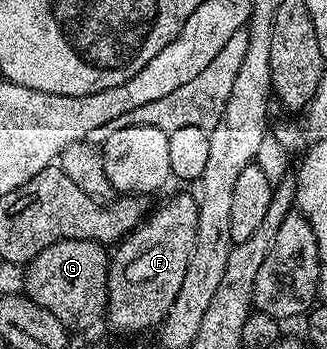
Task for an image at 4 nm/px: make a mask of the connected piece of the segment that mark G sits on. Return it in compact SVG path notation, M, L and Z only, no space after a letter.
M60 240L40 252L24 270L24 286L36 304L48 308L66 325L67 331L86 330L106 313L106 277L110 271L108 250L103 243Z

